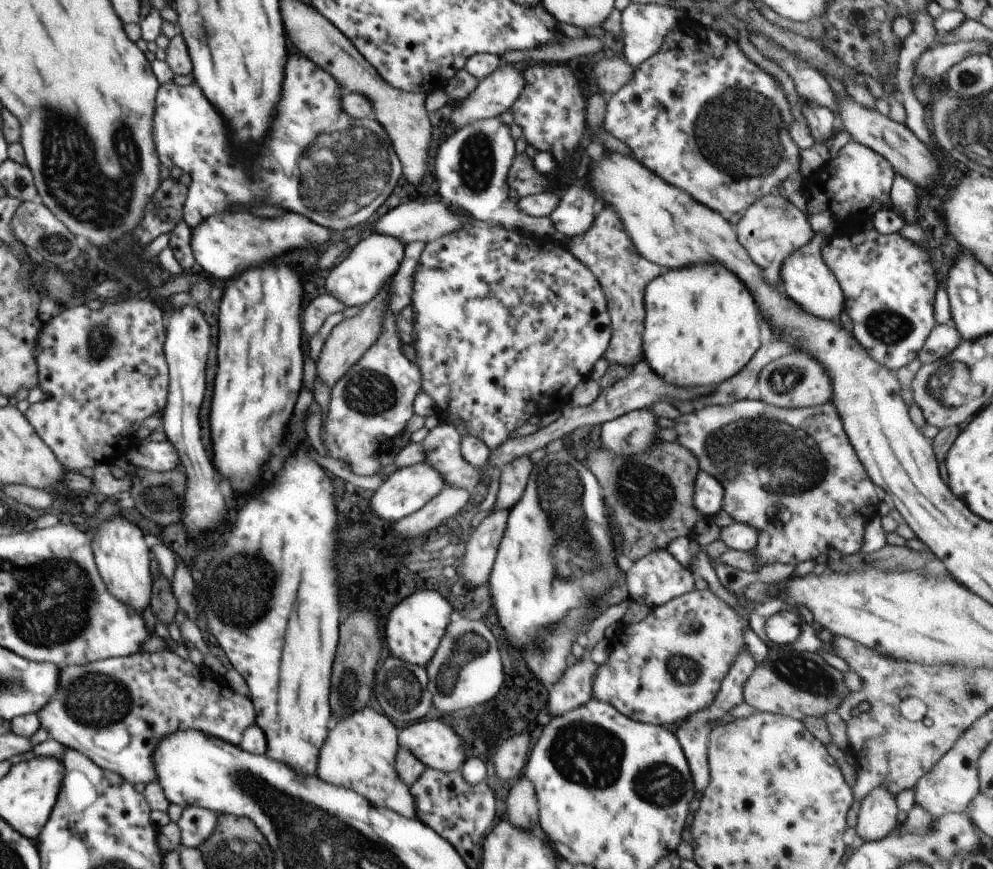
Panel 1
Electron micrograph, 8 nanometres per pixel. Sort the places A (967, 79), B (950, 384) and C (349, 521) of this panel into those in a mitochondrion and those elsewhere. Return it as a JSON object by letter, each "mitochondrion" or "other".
{"A":"mitochondrion","B":"mitochondrion","C":"other"}

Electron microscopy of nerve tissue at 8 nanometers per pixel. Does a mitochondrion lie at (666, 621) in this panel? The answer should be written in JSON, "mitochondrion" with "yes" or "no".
{"mitochondrion":"no"}

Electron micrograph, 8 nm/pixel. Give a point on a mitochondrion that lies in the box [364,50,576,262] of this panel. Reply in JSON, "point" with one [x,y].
{"point":[476,160]}

